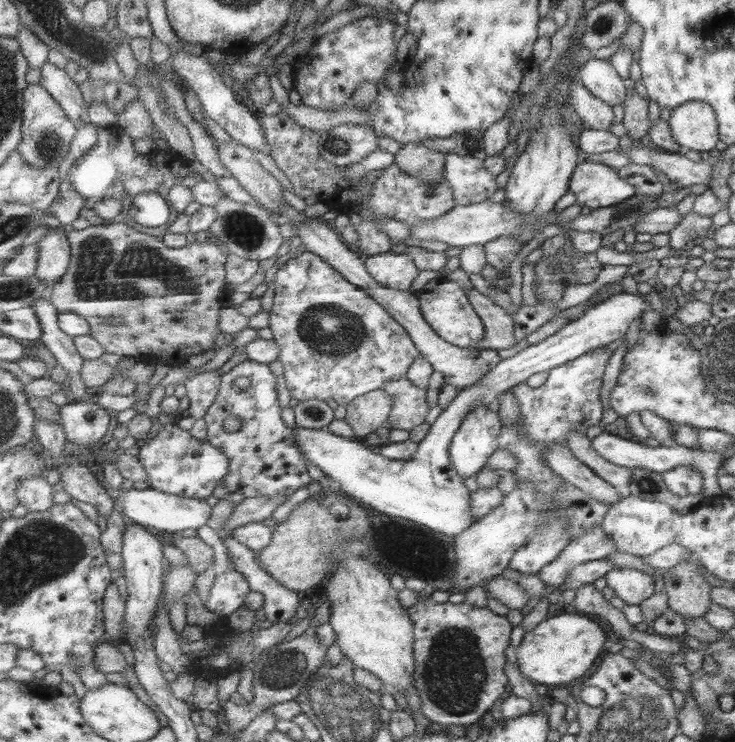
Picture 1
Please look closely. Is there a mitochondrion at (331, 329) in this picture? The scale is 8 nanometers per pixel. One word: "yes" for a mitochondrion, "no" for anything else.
yes

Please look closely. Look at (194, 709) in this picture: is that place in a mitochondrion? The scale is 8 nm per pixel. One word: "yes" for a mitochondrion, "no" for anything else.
no

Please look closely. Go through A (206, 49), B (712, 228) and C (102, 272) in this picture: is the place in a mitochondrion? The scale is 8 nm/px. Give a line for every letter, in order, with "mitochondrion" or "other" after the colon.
A: other
B: other
C: mitochondrion

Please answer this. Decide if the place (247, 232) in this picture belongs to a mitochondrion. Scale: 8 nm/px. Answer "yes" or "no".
yes

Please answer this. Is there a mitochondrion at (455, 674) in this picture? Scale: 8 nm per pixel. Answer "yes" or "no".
yes

